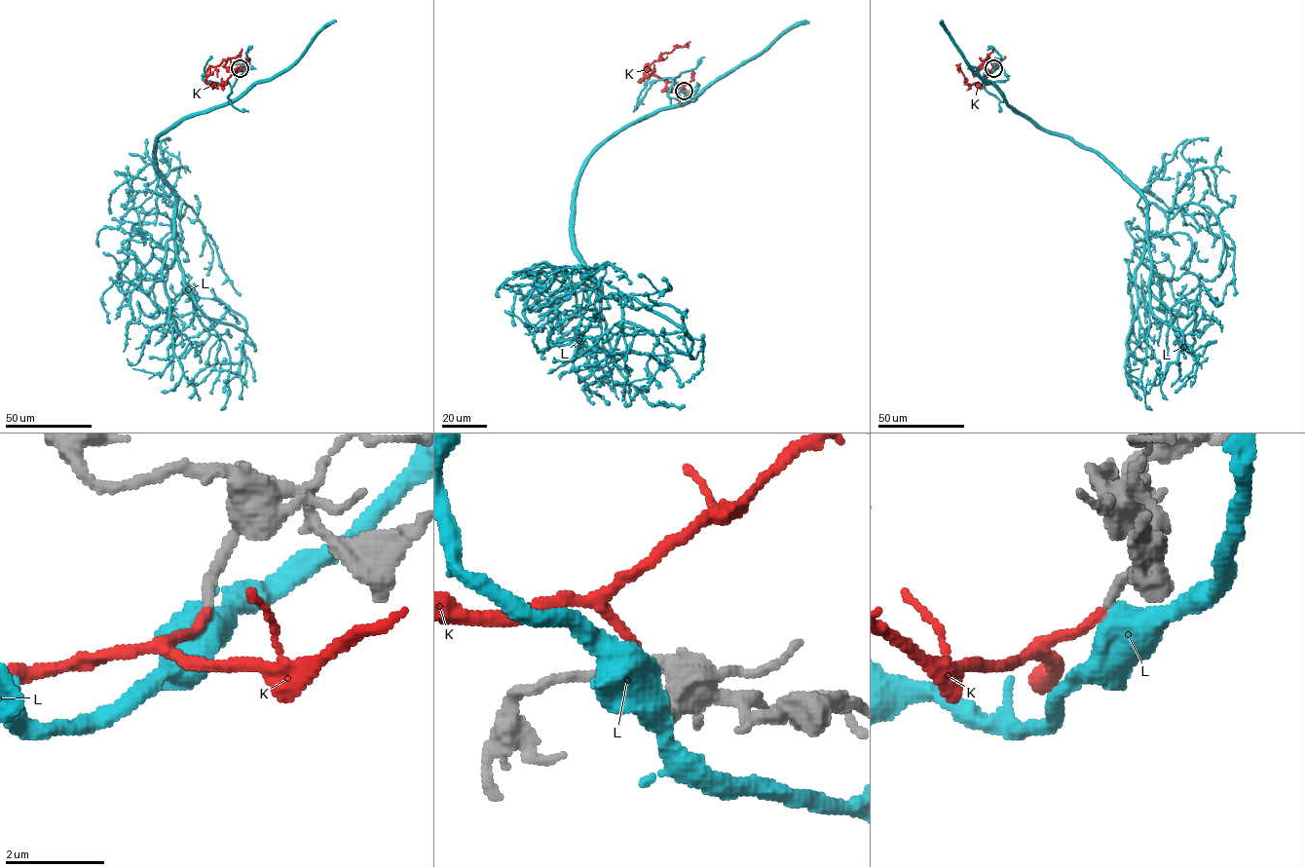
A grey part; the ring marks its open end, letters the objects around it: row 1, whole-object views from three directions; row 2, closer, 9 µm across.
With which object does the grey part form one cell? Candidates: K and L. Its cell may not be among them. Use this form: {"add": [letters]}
{"add": ["K"]}

